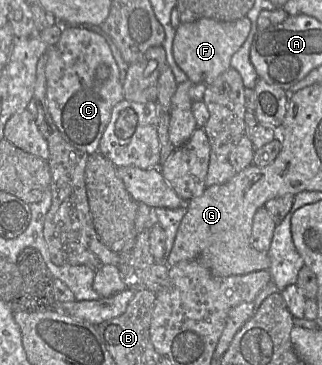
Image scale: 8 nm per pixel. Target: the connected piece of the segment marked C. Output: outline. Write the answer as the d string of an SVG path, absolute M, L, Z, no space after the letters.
M63 26L58 43L48 48L45 72L48 109L64 139L89 155L99 152L112 109L125 99L119 67L107 41L95 31Z

